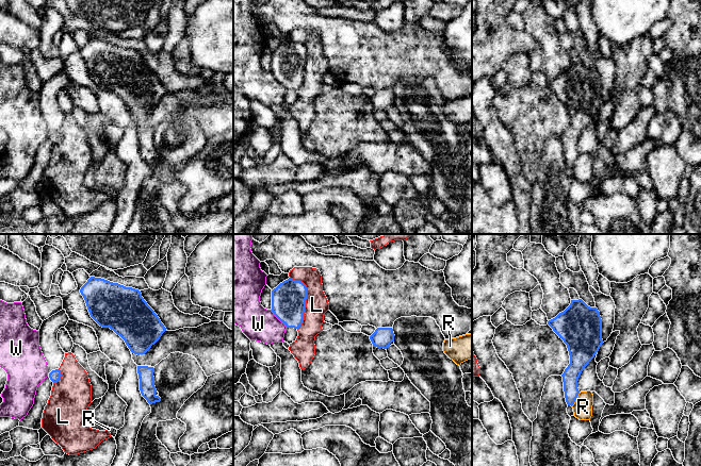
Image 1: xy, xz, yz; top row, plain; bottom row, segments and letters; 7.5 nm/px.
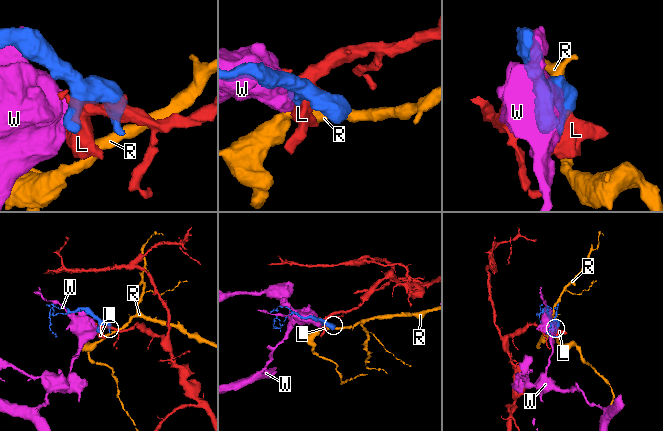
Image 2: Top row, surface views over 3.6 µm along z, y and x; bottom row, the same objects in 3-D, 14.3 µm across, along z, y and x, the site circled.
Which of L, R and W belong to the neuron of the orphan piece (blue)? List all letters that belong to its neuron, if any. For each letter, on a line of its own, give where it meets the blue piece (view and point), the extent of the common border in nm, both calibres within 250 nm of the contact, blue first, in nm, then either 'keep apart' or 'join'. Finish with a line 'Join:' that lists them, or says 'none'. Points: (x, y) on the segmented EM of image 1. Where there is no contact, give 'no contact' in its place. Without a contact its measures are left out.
L: contact xz (306, 298); length 400 nm; calibres 260 and 180 nm; keep apart
R: contact yz (575, 399); length 120 nm; calibres 130 and 140 nm; keep apart
W: contact xz (278, 318); length 180 nm; calibres 260 and 260 nm; keep apart
Join: none

